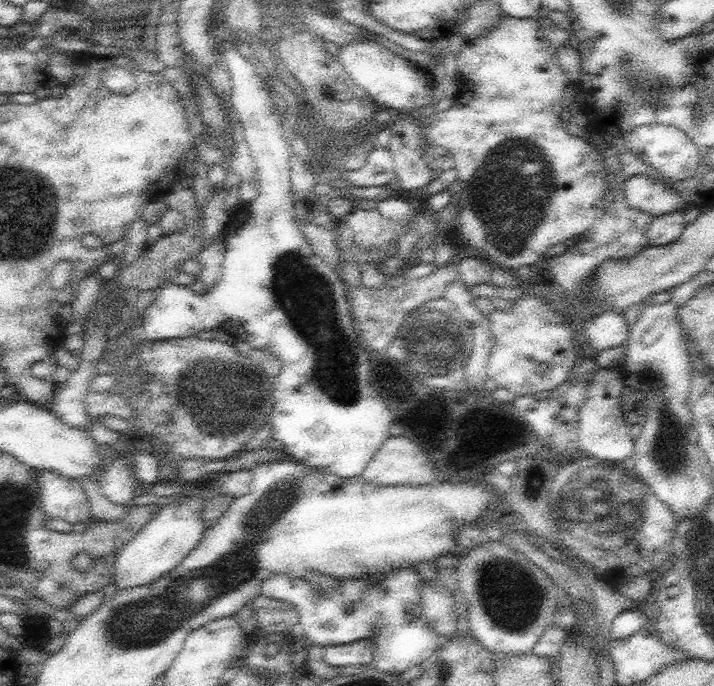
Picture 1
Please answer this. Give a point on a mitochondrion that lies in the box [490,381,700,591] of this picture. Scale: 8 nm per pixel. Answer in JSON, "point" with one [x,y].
{"point":[614,508]}

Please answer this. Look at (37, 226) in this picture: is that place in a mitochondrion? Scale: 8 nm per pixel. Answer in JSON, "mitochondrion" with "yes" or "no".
{"mitochondrion":"yes"}

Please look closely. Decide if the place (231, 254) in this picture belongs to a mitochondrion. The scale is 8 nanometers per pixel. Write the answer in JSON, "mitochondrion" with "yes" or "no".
{"mitochondrion":"no"}

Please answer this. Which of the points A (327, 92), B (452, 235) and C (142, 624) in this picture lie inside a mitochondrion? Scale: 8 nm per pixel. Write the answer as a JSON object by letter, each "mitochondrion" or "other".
{"A":"mitochondrion","B":"other","C":"mitochondrion"}

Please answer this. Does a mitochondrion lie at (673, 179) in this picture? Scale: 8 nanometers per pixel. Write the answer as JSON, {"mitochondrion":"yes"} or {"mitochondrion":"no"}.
{"mitochondrion":"no"}

